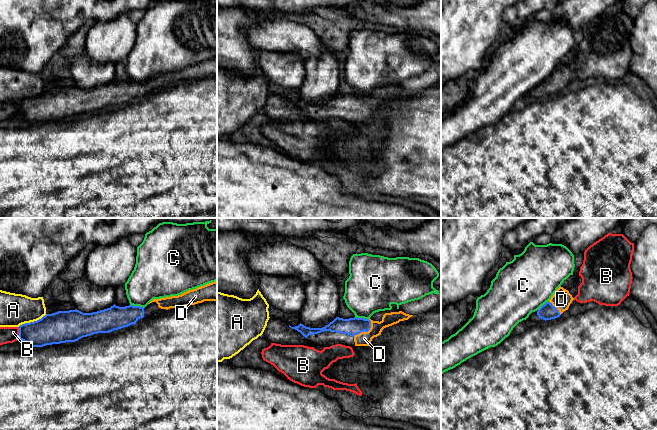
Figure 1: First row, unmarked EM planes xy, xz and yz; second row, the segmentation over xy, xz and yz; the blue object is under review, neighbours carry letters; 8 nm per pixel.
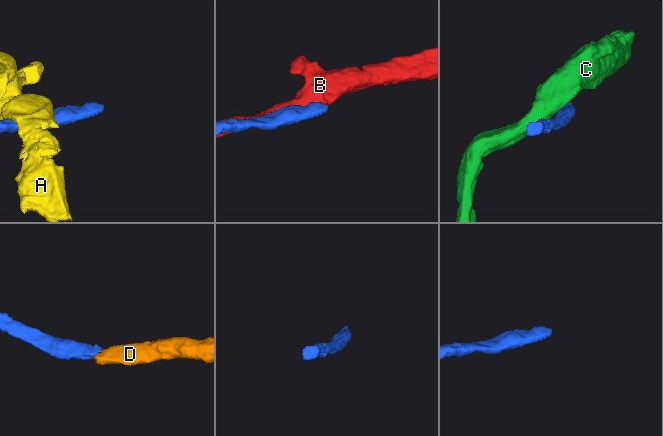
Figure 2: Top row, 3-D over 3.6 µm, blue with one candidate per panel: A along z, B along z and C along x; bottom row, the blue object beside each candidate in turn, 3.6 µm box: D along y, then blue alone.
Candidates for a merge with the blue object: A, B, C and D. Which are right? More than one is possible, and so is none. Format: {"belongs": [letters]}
{"belongs": ["D"]}

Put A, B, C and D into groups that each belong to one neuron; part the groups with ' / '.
A / B / C / D

